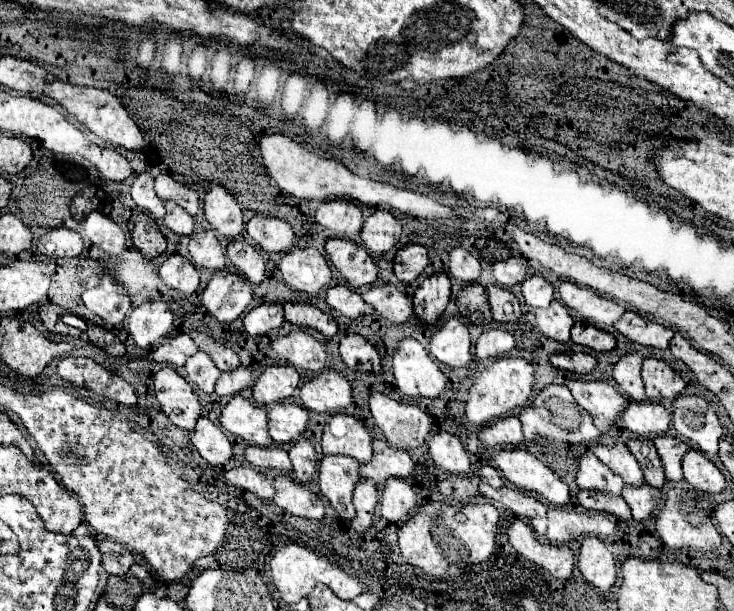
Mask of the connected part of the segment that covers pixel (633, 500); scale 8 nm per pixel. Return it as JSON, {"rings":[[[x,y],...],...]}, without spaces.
{"rings":[[[647,484],[641,486],[641,488],[625,486],[623,498],[625,498],[625,502],[629,504],[629,508],[633,512],[633,518],[639,520],[639,522],[651,520],[665,504],[663,492],[655,490],[655,488],[649,488]]]}

